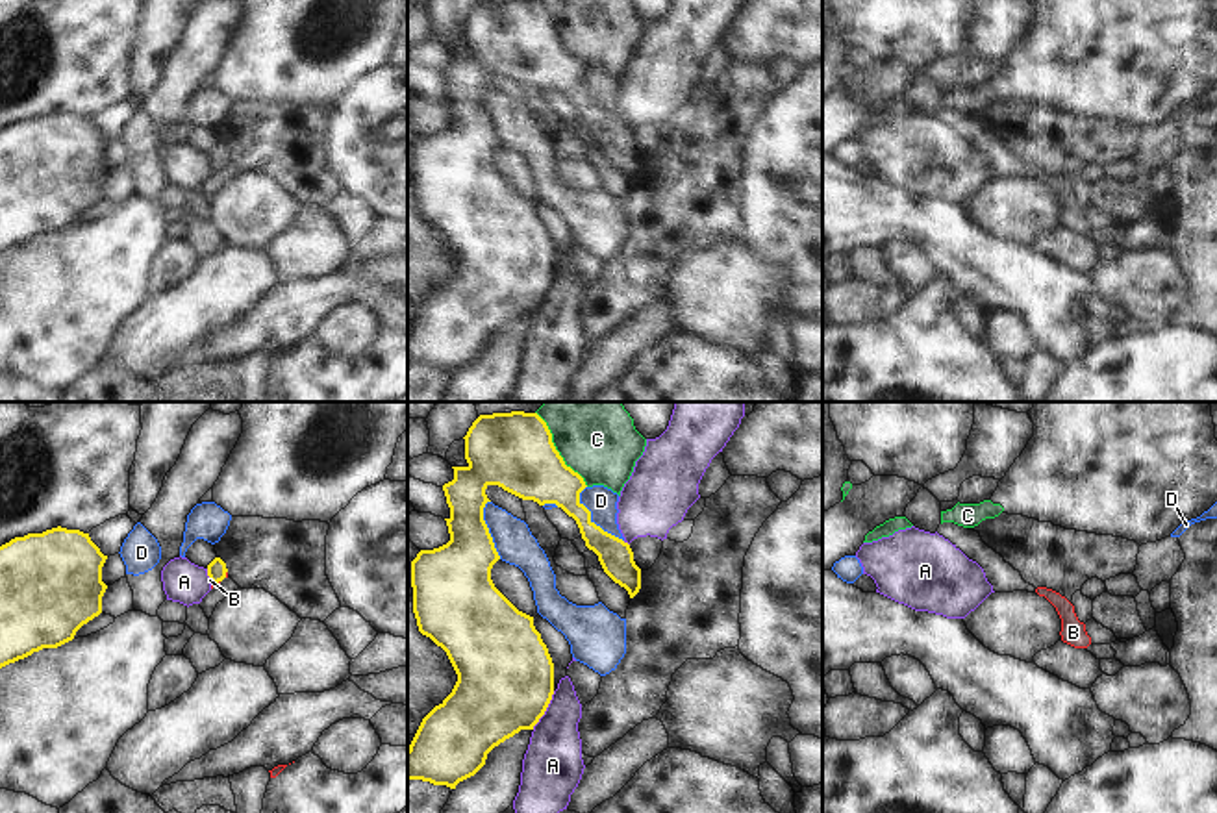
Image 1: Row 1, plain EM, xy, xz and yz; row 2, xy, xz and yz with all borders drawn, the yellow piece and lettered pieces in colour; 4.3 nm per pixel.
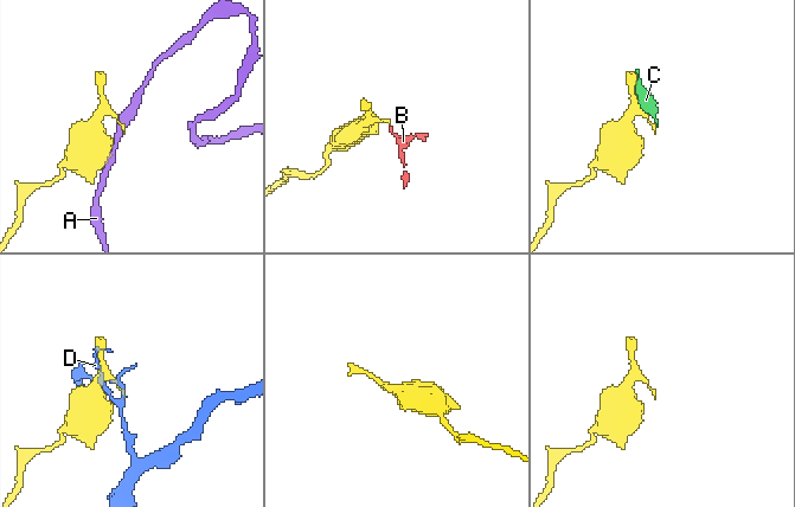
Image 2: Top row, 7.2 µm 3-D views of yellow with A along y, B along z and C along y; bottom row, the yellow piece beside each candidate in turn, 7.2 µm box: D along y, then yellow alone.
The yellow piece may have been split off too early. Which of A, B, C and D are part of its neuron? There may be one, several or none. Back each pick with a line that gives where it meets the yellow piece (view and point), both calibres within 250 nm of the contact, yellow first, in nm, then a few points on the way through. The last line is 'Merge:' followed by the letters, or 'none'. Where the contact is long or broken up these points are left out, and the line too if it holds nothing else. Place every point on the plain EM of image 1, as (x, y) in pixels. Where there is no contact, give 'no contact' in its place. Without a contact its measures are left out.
B: xy (215, 167) | 80/20 nm | across xy (217, 154), (215, 167), (210, 165)
Merge: B

